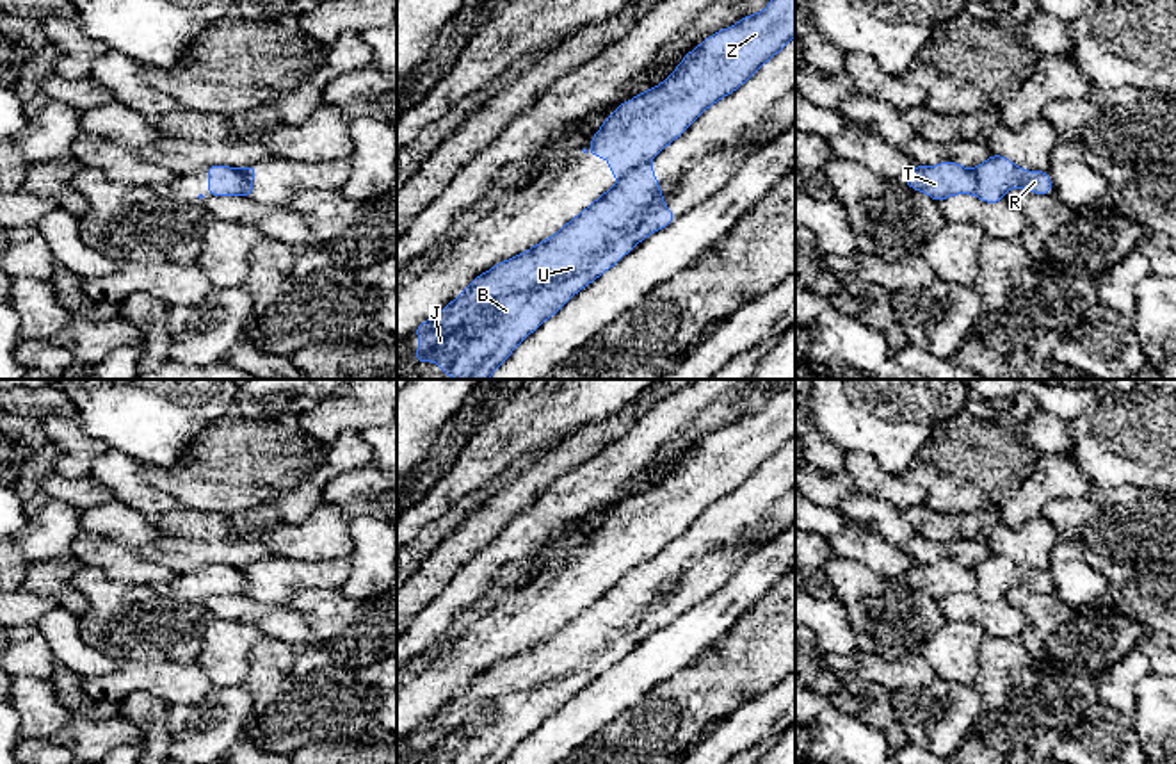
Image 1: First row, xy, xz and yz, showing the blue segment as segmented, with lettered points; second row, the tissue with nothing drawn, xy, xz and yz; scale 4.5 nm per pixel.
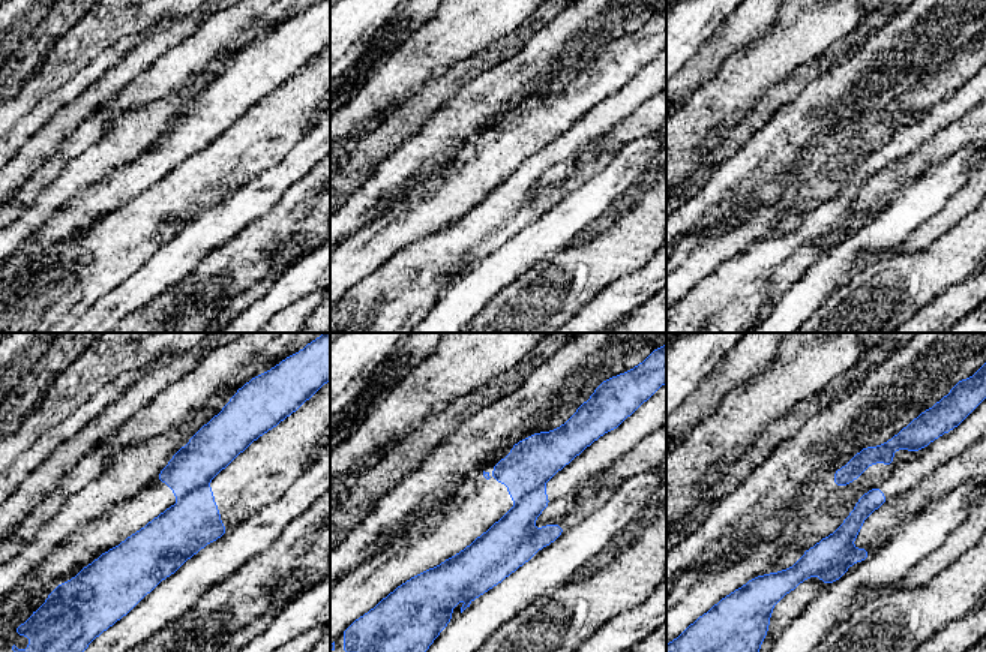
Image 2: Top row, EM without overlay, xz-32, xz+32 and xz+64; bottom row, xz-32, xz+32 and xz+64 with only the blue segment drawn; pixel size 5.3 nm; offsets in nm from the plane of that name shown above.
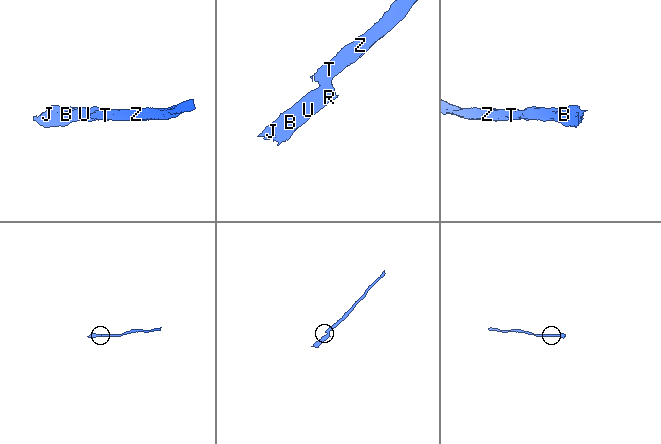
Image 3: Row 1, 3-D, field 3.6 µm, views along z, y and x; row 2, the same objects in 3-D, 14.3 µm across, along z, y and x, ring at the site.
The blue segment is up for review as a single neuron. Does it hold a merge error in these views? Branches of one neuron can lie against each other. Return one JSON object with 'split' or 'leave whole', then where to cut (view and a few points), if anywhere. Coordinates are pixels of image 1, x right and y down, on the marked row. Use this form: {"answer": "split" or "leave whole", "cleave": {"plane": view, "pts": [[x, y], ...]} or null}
{"answer": "split", "cleave": {"plane": "xz", "pts": [[648, 161], [630, 168], [621, 177]]}}

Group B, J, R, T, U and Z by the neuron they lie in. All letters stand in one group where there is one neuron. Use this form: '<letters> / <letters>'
B J R U / T Z

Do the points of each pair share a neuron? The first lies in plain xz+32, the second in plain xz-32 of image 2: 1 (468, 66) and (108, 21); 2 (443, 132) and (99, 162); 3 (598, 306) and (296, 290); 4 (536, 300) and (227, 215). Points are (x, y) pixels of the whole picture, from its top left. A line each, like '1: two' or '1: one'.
1: two
2: two
3: one
4: two

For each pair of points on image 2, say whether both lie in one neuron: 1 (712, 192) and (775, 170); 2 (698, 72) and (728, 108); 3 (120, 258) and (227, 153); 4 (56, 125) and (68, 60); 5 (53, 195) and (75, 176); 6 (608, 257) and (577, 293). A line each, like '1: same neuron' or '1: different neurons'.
1: same neuron
2: different neurons
3: same neuron
4: different neurons
5: same neuron
6: same neuron

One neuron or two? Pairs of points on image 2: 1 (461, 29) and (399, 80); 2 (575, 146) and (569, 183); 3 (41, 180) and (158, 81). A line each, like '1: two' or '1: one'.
1: one
2: one
3: one

